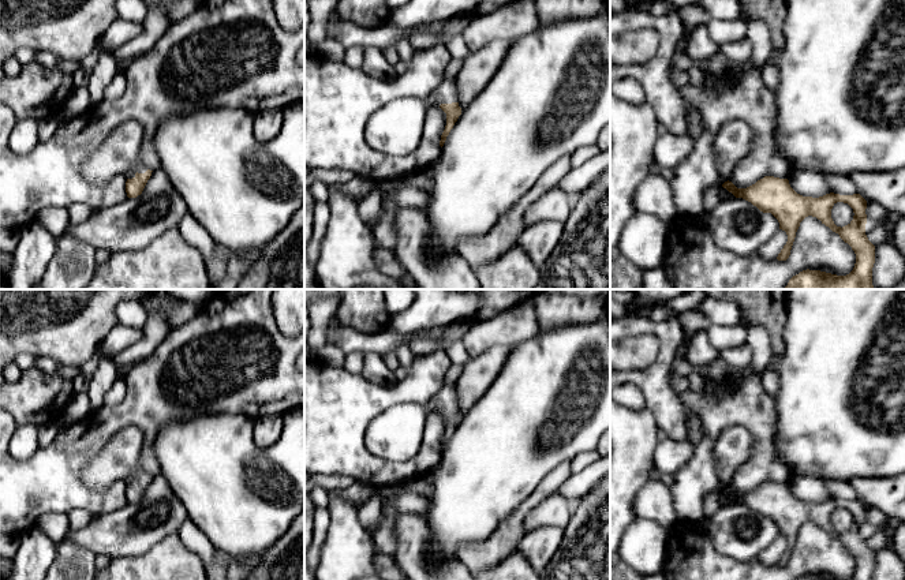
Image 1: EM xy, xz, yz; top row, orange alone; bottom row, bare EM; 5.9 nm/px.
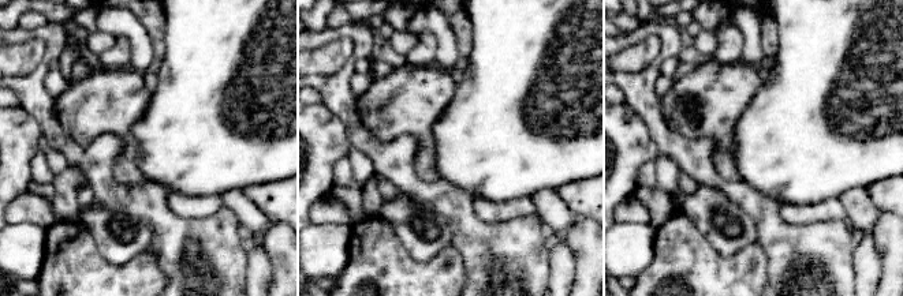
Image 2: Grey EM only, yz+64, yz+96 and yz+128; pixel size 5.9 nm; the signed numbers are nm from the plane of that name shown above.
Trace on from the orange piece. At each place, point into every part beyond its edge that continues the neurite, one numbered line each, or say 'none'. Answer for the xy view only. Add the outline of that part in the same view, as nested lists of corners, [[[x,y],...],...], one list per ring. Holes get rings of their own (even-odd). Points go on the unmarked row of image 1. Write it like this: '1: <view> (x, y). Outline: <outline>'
1: xy (120, 459). Outline: [[[130,426],[117,431],[109,444],[83,465],[83,482],[96,491],[104,491],[117,479],[124,480],[127,484],[135,483],[137,478],[145,479],[149,474],[141,468],[142,444],[143,434],[138,427]]]

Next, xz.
1: xz (396, 434). Outline: [[[455,383],[444,385],[426,404],[407,403],[388,408],[367,426],[366,446],[378,457],[407,461],[420,449],[427,415],[452,408],[457,408]]]

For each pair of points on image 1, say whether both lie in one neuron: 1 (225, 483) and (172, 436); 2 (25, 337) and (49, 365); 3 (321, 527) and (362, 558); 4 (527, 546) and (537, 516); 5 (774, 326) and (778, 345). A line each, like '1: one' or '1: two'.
1: one
2: two
3: two
4: two
5: one

